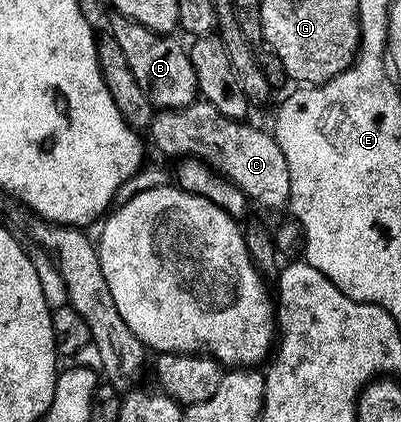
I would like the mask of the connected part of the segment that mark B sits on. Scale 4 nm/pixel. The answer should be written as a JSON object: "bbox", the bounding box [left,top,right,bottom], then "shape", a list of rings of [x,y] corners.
{"bbox":[110,16,199,110],"shape":[[[111,16],[110,33],[114,36],[113,44],[124,51],[124,59],[128,59],[128,67],[132,67],[132,75],[136,75],[136,83],[140,83],[140,91],[155,110],[182,109],[191,105],[199,96],[196,83],[196,71],[192,71],[190,54],[173,40],[173,36],[157,33],[127,17]]]}

